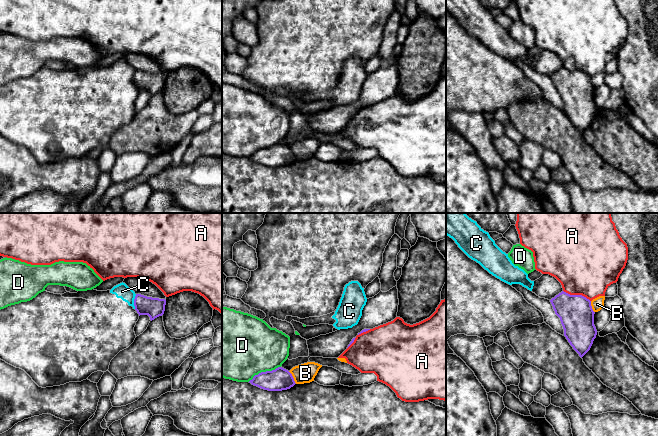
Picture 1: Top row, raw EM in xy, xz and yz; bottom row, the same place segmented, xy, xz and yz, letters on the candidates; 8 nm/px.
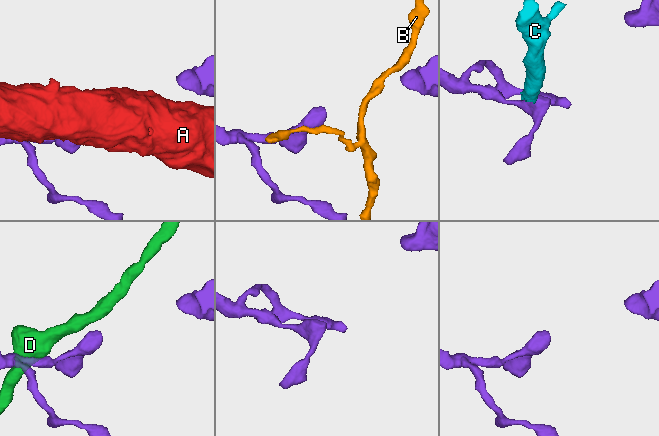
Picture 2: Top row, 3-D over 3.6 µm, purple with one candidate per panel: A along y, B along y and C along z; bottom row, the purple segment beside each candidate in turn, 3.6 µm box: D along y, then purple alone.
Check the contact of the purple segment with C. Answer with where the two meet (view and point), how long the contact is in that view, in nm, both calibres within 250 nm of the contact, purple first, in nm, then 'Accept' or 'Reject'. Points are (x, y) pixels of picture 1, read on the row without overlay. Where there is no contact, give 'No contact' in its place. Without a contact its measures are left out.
Touches purple at xy (134, 77). Shared border 120 nm. Thickness 160 nm (purple) against 120 nm. Reject

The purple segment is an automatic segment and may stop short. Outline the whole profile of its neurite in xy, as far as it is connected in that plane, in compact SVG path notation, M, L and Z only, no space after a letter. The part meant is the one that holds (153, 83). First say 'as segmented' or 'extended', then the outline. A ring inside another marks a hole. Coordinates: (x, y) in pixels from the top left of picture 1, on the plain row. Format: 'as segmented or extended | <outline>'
as segmented | M136 70L134 75L135 86L139 92L148 91L151 97L164 90L165 81L165 75L147 73L141 70Z

